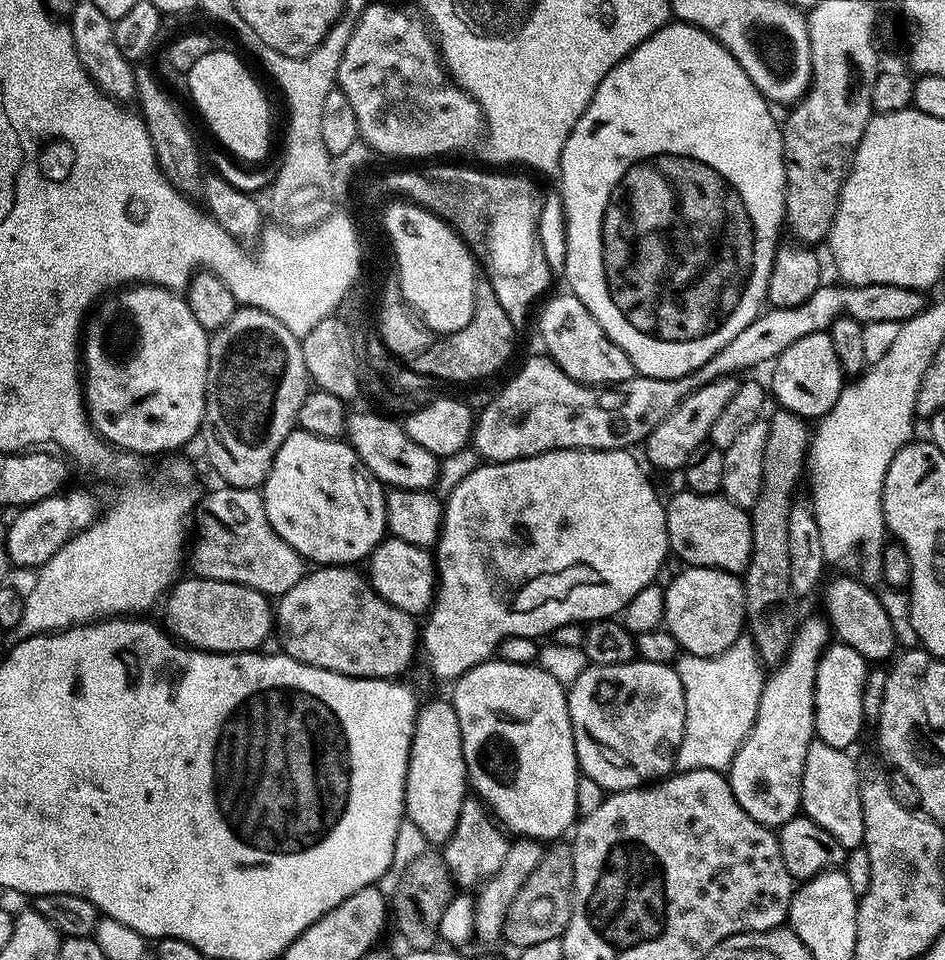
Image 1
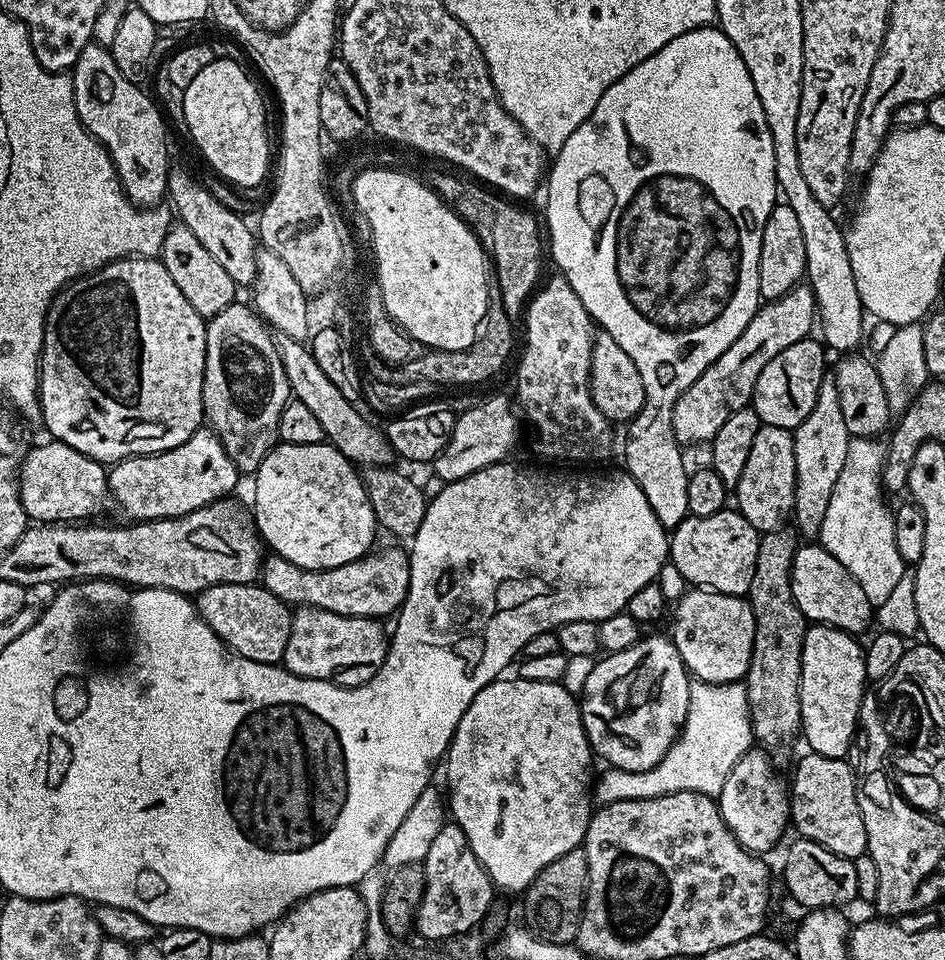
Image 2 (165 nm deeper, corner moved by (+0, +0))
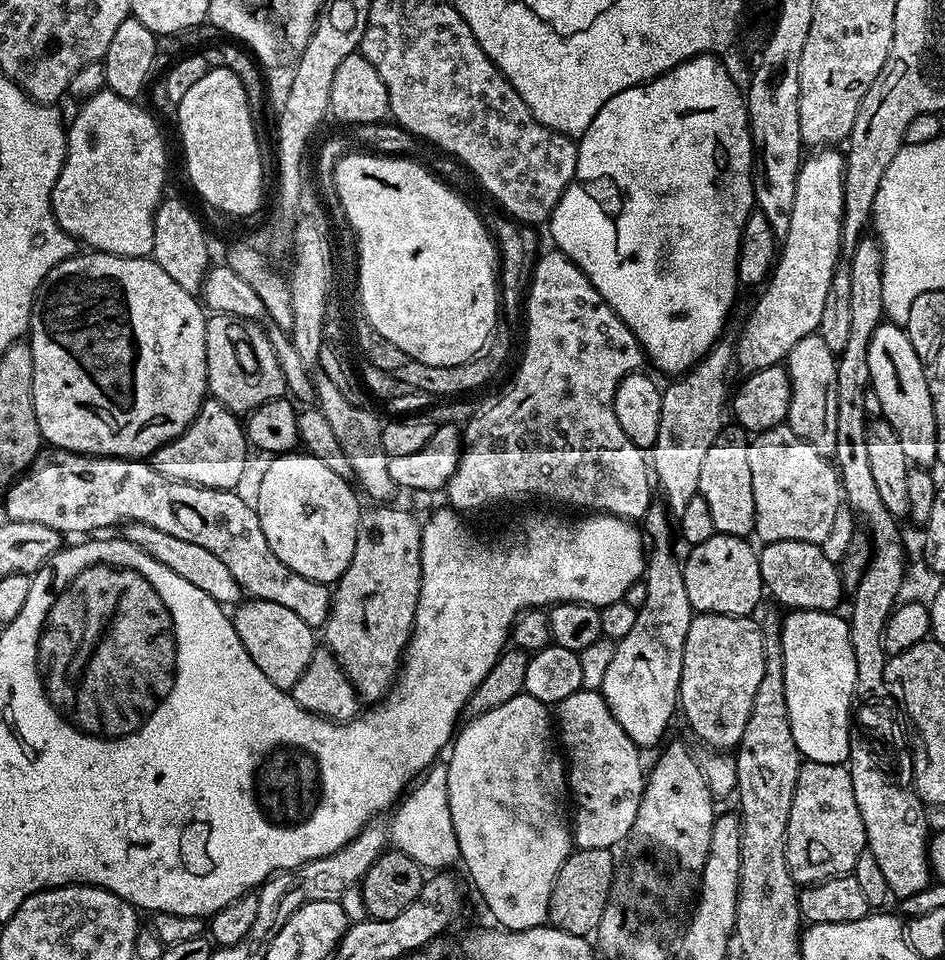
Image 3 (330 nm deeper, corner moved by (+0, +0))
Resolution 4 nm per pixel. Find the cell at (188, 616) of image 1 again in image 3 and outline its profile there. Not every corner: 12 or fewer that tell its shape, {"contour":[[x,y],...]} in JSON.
{"contour":[[278,602],[231,613],[254,666],[291,690],[318,647],[314,629]]}

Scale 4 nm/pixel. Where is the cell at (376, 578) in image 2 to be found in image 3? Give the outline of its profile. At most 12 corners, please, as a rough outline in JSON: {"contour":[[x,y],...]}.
{"contour":[[41,451],[3,515],[61,534],[149,524],[323,629],[333,589],[278,562],[232,490],[140,458]]}

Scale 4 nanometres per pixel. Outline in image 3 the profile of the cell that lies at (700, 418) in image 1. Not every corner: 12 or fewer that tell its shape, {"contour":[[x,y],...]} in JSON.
{"contour":[[846,156],[800,166],[790,230],[734,344],[745,373],[822,322],[841,263]]}

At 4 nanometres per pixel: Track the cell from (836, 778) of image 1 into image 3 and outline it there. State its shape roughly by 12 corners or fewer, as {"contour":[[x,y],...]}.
{"contour":[[804,760],[786,826],[795,884],[851,874],[868,835],[844,764]]}

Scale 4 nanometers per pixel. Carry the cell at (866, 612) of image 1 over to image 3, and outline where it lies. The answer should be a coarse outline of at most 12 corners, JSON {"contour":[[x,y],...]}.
{"contour":[[810,542],[759,549],[767,595],[785,609],[836,612],[837,561]]}

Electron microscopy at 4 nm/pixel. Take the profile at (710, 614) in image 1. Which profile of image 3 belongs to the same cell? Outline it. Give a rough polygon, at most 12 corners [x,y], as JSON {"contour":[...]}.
{"contour":[[752,616],[686,630],[679,707],[712,750],[739,745],[766,670]]}

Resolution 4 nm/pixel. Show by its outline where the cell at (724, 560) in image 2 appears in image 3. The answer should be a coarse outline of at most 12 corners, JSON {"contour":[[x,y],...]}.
{"contour":[[717,532],[683,557],[693,613],[752,616],[753,541]]}

